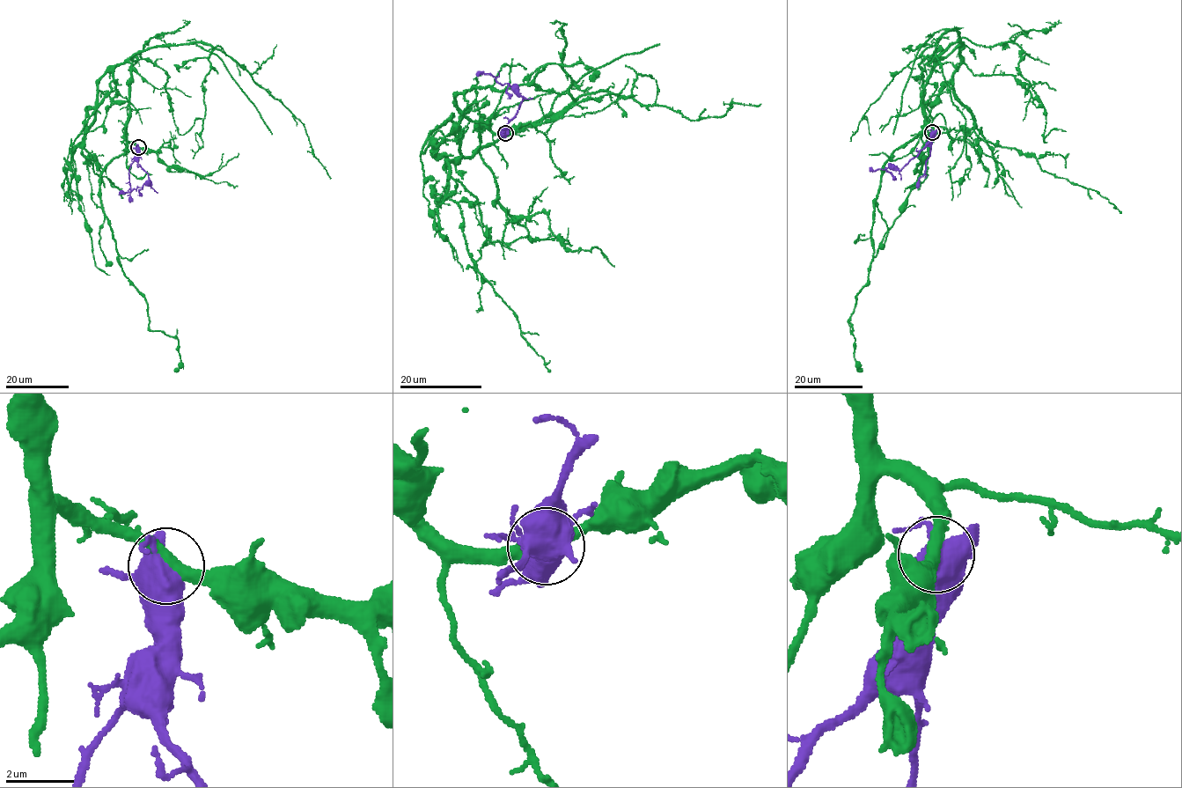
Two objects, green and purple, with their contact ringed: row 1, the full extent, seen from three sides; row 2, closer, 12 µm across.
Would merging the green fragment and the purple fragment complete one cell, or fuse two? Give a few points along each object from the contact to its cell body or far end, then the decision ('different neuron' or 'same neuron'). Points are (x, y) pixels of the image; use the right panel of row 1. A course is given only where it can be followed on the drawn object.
green runs (932, 132), (923, 85), (958, 39), (955, 30), (935, 49), (965, 125), (950, 172), (951, 201); purple runs (932, 132), (929, 142), (900, 170), (888, 166), (871, 169), (872, 172); different neuron

